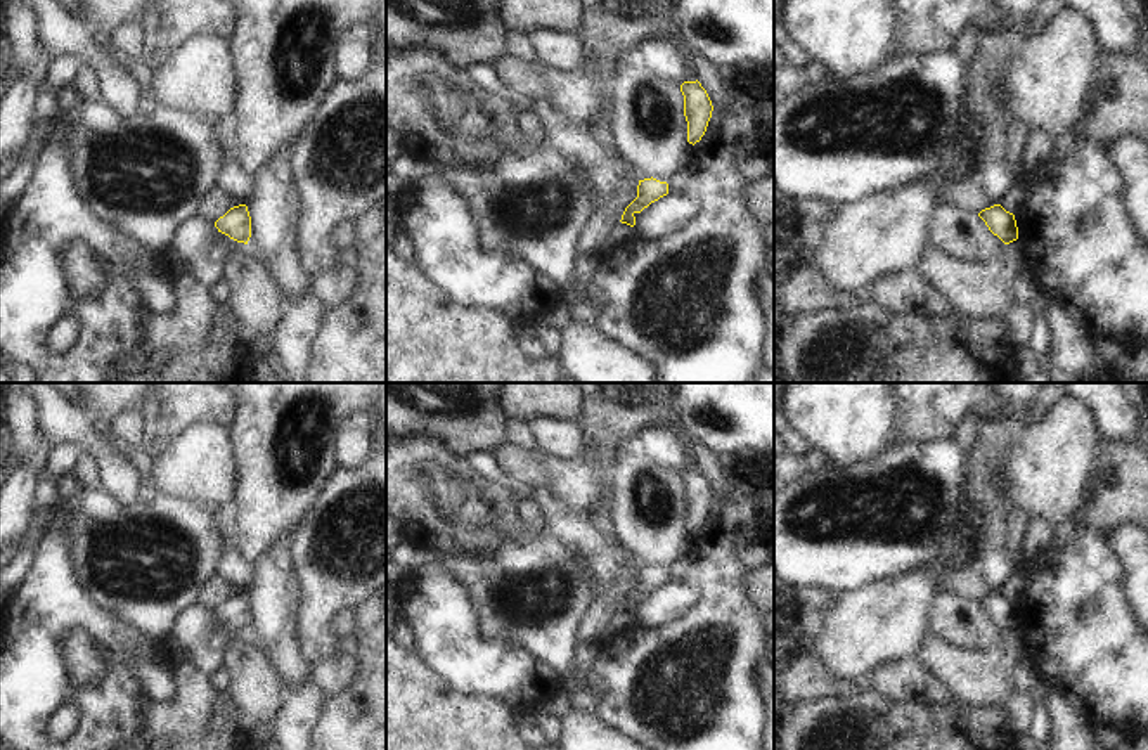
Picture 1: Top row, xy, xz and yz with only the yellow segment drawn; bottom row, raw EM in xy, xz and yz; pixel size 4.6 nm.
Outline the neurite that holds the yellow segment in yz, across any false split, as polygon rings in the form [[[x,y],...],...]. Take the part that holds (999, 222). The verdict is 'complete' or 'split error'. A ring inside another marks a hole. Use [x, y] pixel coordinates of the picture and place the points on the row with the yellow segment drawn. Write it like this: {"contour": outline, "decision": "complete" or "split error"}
{"contour": [[[1001,204],[982,210],[978,217],[985,222],[989,230],[997,236],[1004,244],[1018,239],[1015,215],[1006,211]]], "decision": "complete"}

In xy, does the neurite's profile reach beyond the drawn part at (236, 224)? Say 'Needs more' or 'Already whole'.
Already whole.

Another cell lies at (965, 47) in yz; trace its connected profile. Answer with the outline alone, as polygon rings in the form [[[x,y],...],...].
[[[966,28],[954,47],[954,52],[959,55],[959,61],[963,62],[963,68],[966,69],[977,54],[977,36],[978,33],[973,28]]]

